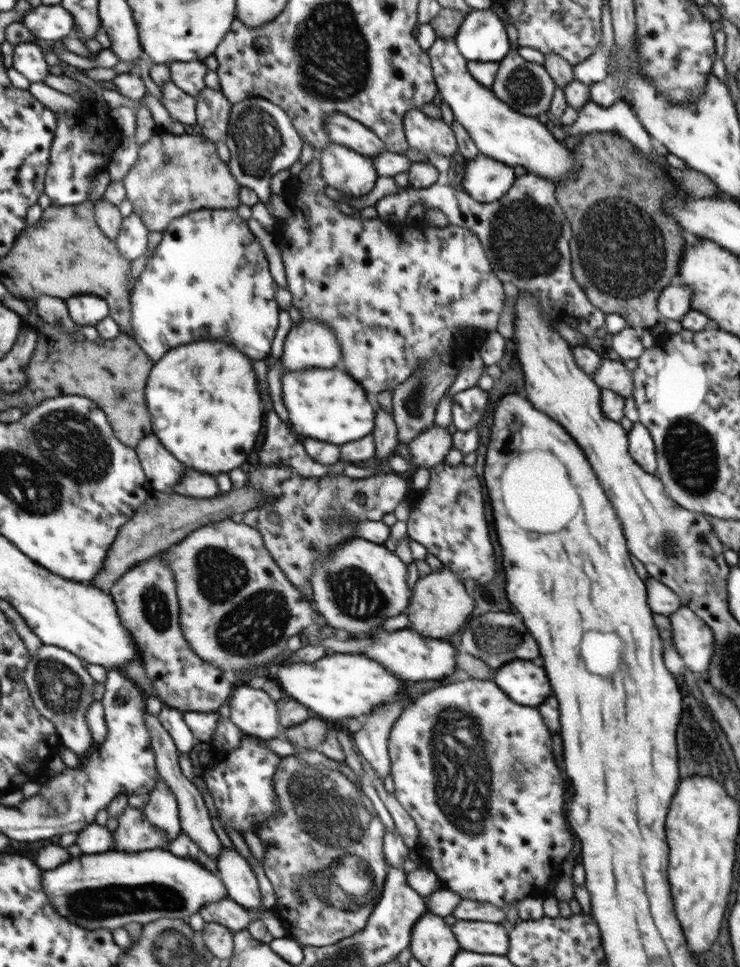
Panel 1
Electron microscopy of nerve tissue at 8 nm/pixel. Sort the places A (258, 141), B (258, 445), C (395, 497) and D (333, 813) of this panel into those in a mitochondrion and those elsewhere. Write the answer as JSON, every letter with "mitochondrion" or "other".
{"A":"mitochondrion","B":"other","C":"other","D":"mitochondrion"}

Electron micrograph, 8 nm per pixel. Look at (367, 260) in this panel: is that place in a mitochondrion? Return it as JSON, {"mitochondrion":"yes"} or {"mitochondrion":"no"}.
{"mitochondrion":"no"}

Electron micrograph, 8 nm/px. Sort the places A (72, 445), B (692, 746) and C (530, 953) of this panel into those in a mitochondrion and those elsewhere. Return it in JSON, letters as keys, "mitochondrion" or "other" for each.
{"A":"mitochondrion","B":"other","C":"other"}

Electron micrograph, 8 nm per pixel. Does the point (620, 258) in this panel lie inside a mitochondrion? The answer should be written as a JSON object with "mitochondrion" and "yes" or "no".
{"mitochondrion":"yes"}

